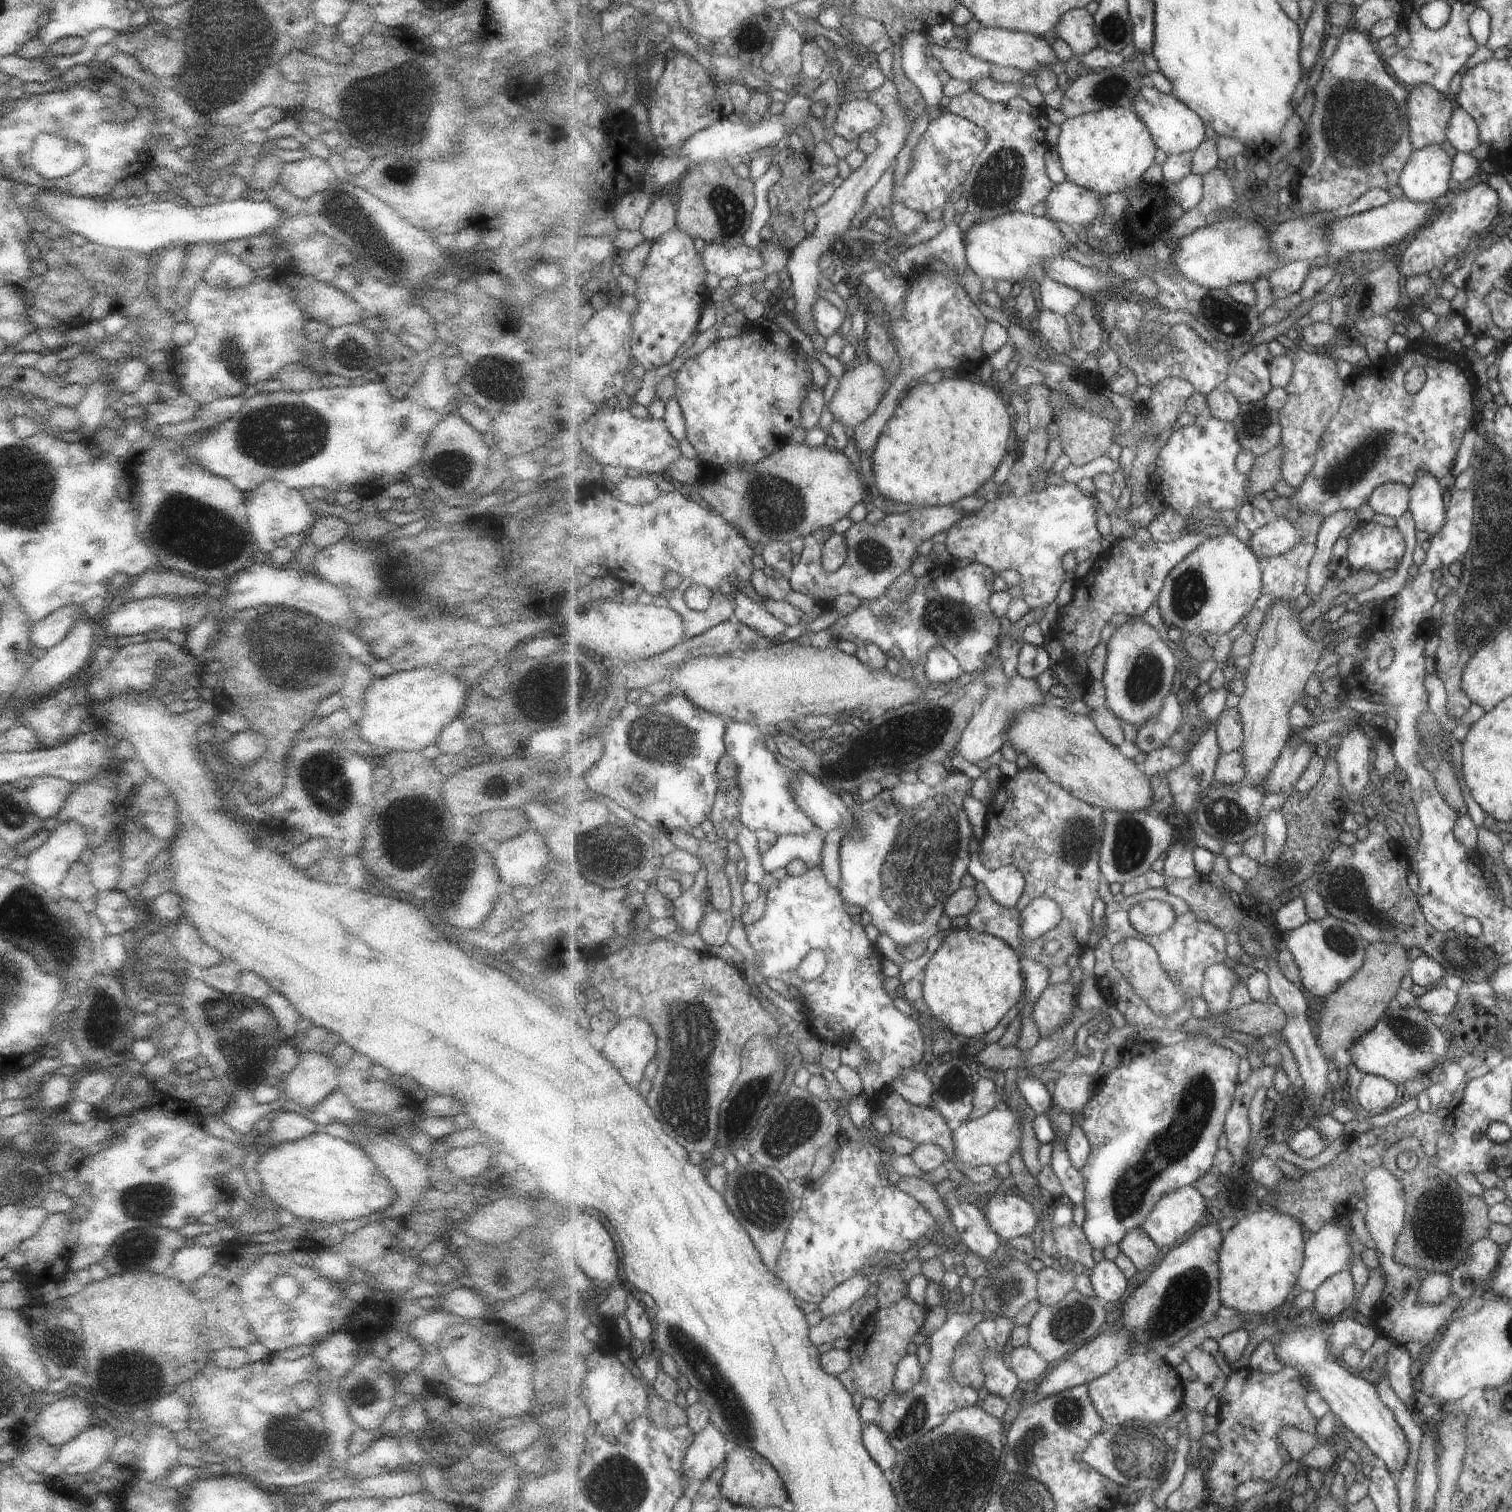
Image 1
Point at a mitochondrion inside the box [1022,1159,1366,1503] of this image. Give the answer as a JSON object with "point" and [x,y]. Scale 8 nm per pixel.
{"point":[1138,1454]}

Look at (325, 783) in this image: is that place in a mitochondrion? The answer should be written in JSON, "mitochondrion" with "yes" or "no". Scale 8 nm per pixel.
{"mitochondrion":"yes"}

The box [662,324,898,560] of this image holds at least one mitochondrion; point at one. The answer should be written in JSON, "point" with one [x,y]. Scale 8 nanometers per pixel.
{"point":[775,504]}

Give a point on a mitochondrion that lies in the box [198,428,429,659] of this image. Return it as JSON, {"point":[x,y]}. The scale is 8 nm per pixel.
{"point":[300,605]}

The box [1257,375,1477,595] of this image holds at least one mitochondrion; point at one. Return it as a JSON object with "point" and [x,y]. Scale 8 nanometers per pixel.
{"point":[1355,465]}

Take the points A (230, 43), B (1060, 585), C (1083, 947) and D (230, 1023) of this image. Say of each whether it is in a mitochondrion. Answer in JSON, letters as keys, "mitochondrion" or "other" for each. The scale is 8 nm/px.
{"A":"mitochondrion","B":"other","C":"other","D":"mitochondrion"}

